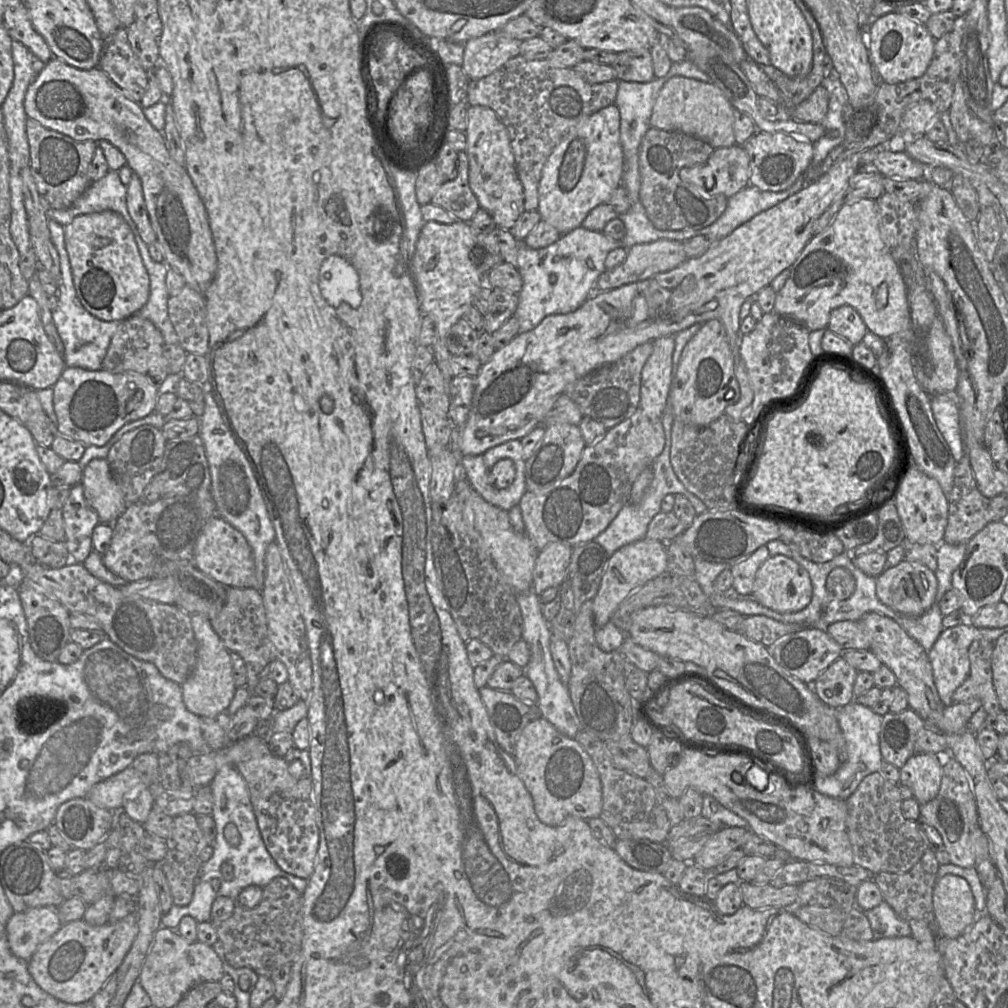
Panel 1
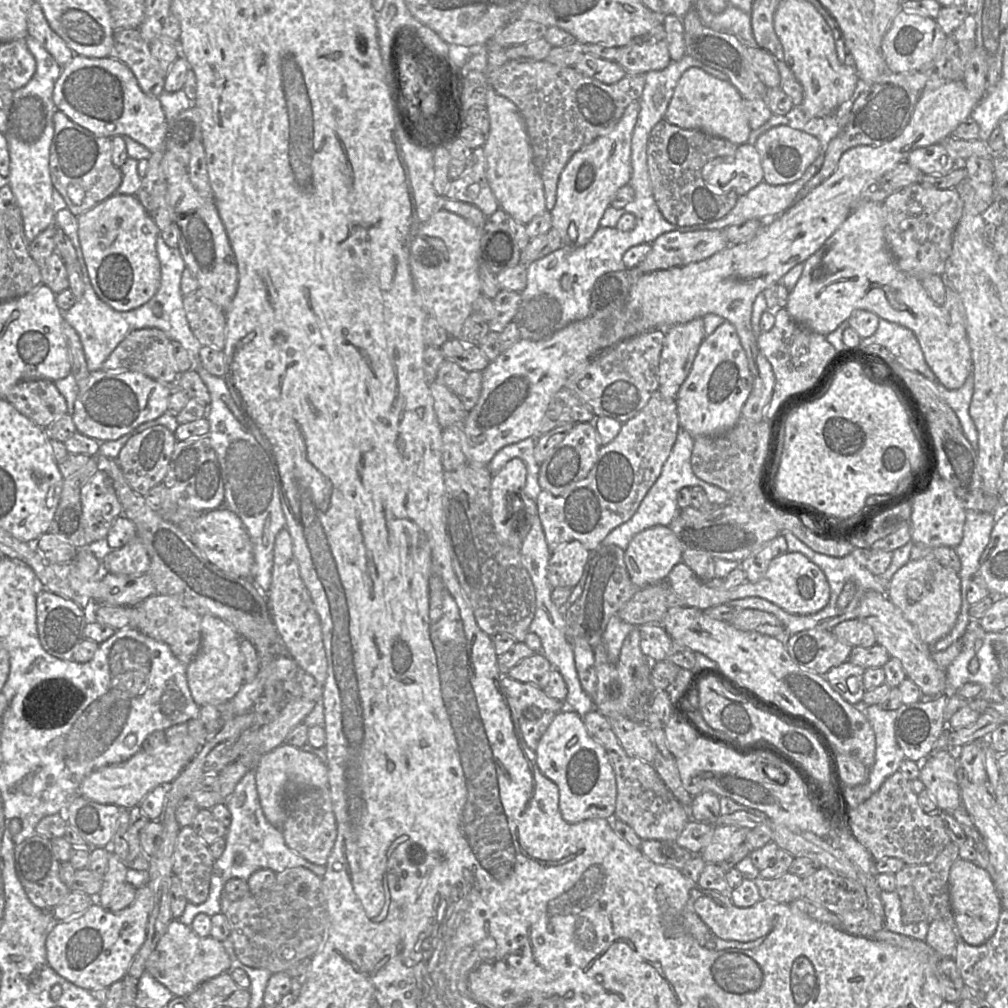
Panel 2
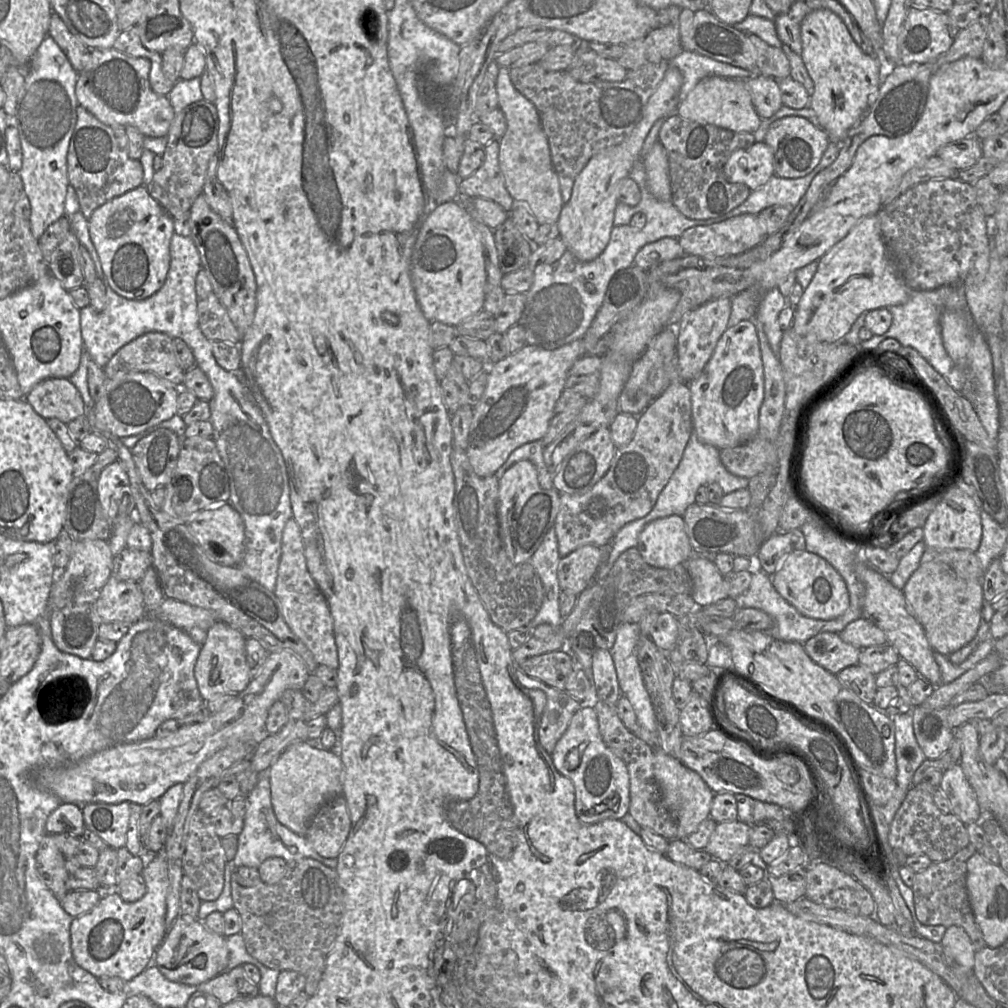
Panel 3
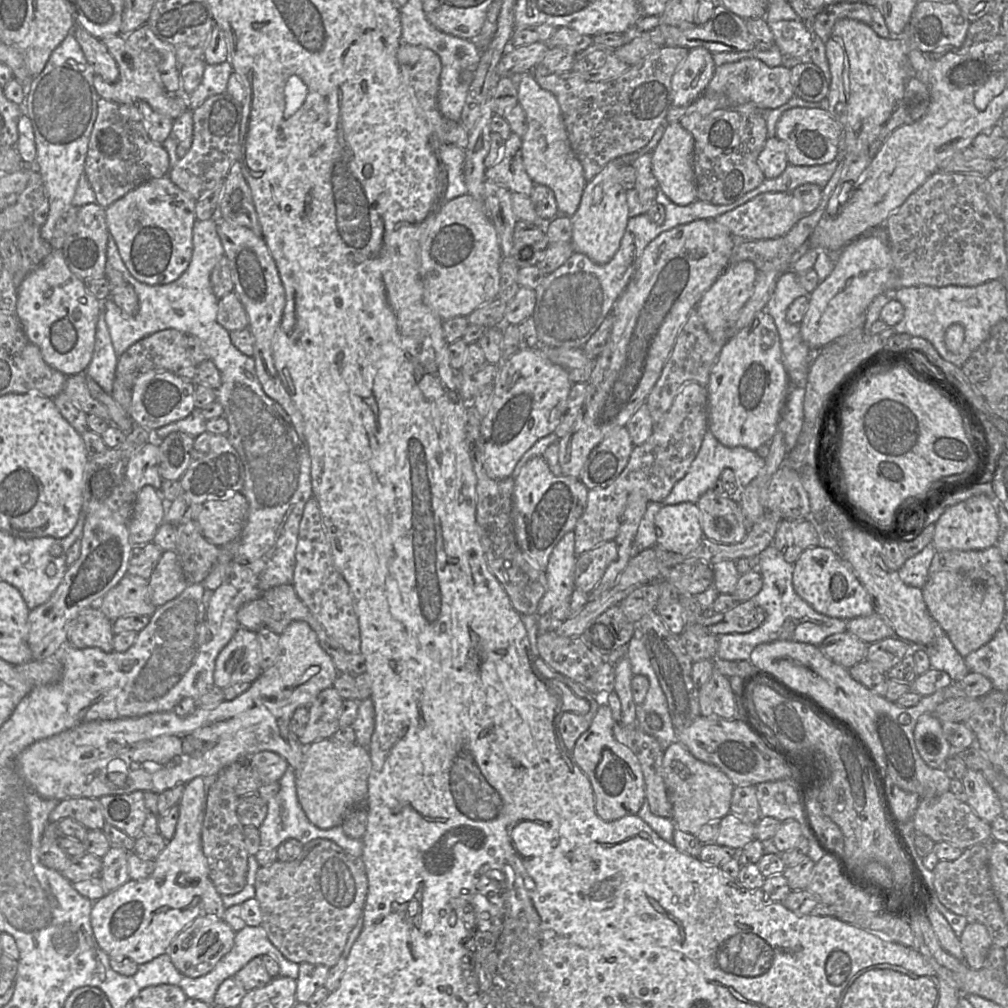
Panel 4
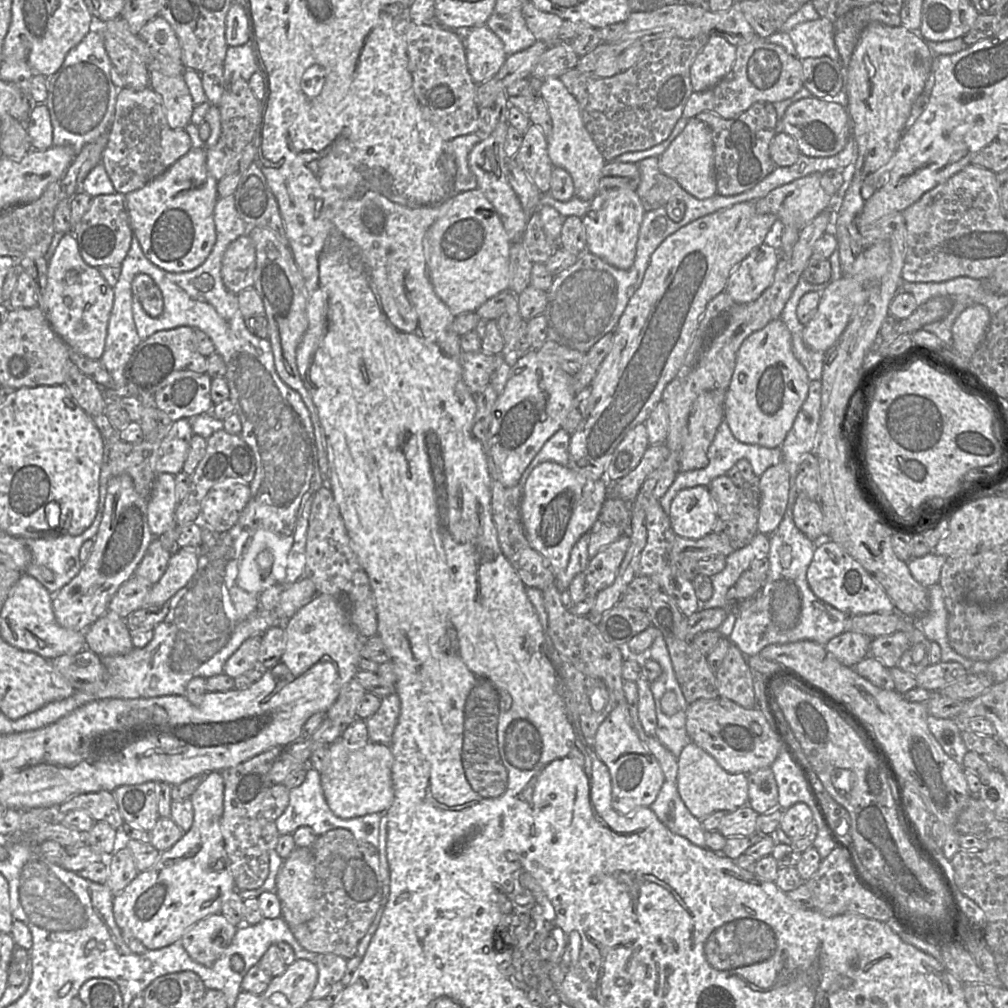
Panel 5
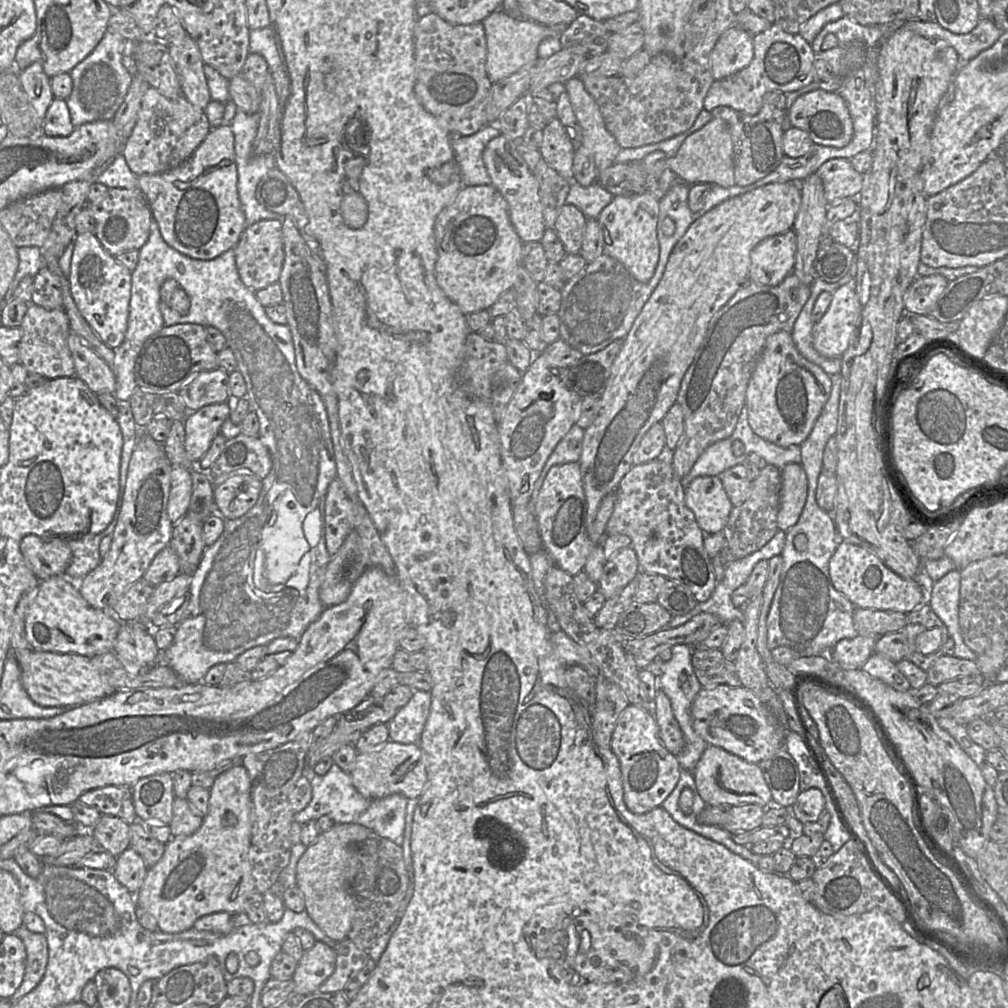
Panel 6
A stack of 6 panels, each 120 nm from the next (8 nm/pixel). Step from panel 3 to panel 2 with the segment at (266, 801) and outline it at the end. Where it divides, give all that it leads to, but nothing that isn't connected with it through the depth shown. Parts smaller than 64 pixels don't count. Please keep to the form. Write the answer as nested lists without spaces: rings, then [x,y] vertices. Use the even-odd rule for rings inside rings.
[[[253,770],[238,782],[232,794],[225,800],[225,806],[231,813],[231,823],[224,837],[226,841],[225,850],[214,862],[207,900],[201,904],[188,902],[183,914],[178,918],[181,923],[188,926],[200,913],[212,917],[221,912],[222,890],[232,878],[248,880],[254,872],[264,868],[280,873],[289,868],[306,867],[319,876],[323,876],[326,871],[325,865],[312,864],[291,850],[287,846],[281,830],[266,819],[261,808]],[[236,855],[242,857],[241,864],[235,864],[234,858]]]

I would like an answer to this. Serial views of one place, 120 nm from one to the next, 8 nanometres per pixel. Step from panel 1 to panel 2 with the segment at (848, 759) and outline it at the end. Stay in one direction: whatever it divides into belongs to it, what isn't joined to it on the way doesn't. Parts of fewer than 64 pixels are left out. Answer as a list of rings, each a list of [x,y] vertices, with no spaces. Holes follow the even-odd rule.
[[[879,705],[862,706],[875,734],[875,762],[869,771],[866,783],[846,787],[845,799],[850,808],[855,808],[875,792],[887,778],[899,769],[905,756],[895,740],[896,710],[884,710]]]

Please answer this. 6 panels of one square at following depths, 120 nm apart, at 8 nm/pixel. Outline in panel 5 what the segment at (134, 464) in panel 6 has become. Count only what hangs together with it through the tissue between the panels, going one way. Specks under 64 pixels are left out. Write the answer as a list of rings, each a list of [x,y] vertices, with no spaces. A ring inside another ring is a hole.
[[[128,474],[110,479],[91,554],[79,573],[53,594],[52,606],[59,625],[75,631],[85,631],[108,612],[112,597],[134,576],[150,543],[155,539],[147,519],[150,495],[151,488],[139,489]]]

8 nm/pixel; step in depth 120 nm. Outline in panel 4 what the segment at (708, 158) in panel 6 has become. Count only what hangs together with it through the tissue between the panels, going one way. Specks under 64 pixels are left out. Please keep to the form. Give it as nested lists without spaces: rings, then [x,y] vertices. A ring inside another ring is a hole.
[[[679,122],[666,124],[664,133],[651,152],[651,169],[662,192],[674,204],[684,206],[697,200],[697,191],[692,165],[694,142],[692,135]]]

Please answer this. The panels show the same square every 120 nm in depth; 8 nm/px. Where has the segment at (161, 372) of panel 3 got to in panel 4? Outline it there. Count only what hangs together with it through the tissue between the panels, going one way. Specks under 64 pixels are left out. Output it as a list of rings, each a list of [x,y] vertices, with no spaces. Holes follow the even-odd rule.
[[[165,329],[155,332],[131,345],[119,357],[111,395],[127,410],[131,404],[134,381],[142,374],[150,371],[167,371],[189,381],[194,380],[197,365],[187,352],[186,334],[176,329]]]

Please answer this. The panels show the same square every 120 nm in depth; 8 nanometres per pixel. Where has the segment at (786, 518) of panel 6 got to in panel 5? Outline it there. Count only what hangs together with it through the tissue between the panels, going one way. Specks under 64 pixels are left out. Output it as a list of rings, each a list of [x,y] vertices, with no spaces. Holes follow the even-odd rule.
[[[784,461],[769,467],[759,477],[758,533],[771,536],[778,528],[787,508],[790,488],[790,474]]]

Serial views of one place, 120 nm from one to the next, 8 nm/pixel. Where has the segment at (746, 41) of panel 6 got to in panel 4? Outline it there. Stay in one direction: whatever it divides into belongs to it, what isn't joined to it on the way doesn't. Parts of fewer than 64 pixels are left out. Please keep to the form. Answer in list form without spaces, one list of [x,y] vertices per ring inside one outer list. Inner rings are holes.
[[[704,47],[689,51],[671,79],[672,106],[688,106],[707,88],[716,70],[713,53]]]

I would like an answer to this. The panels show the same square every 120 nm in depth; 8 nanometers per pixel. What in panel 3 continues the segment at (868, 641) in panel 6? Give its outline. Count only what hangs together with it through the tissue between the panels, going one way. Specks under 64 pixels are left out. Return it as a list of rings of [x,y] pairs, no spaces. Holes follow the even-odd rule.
[[[822,632],[803,643],[808,656],[832,674],[859,663],[862,649],[843,641],[838,633]]]

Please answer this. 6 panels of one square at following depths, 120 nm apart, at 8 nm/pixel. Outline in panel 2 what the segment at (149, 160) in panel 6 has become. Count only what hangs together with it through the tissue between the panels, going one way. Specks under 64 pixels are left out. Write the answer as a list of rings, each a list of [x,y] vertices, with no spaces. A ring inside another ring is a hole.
[[[59,111],[54,114],[53,122],[49,159],[51,181],[65,200],[66,209],[79,216],[117,192],[122,182],[122,172],[112,162],[112,138],[94,135]]]

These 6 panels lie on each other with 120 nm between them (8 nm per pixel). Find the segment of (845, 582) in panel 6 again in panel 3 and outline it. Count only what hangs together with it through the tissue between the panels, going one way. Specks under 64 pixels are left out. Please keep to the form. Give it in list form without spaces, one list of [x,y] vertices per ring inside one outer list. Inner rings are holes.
[[[796,550],[787,555],[771,575],[777,592],[798,612],[809,618],[830,620],[843,615],[850,598],[845,580],[824,558],[807,550]]]

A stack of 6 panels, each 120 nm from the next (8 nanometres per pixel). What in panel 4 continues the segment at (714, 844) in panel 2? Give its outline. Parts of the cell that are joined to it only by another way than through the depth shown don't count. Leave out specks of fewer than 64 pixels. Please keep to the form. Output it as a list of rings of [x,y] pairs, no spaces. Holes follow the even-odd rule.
[[[729,813],[720,820],[719,832],[714,843],[742,850],[755,839],[755,824],[746,822]]]

